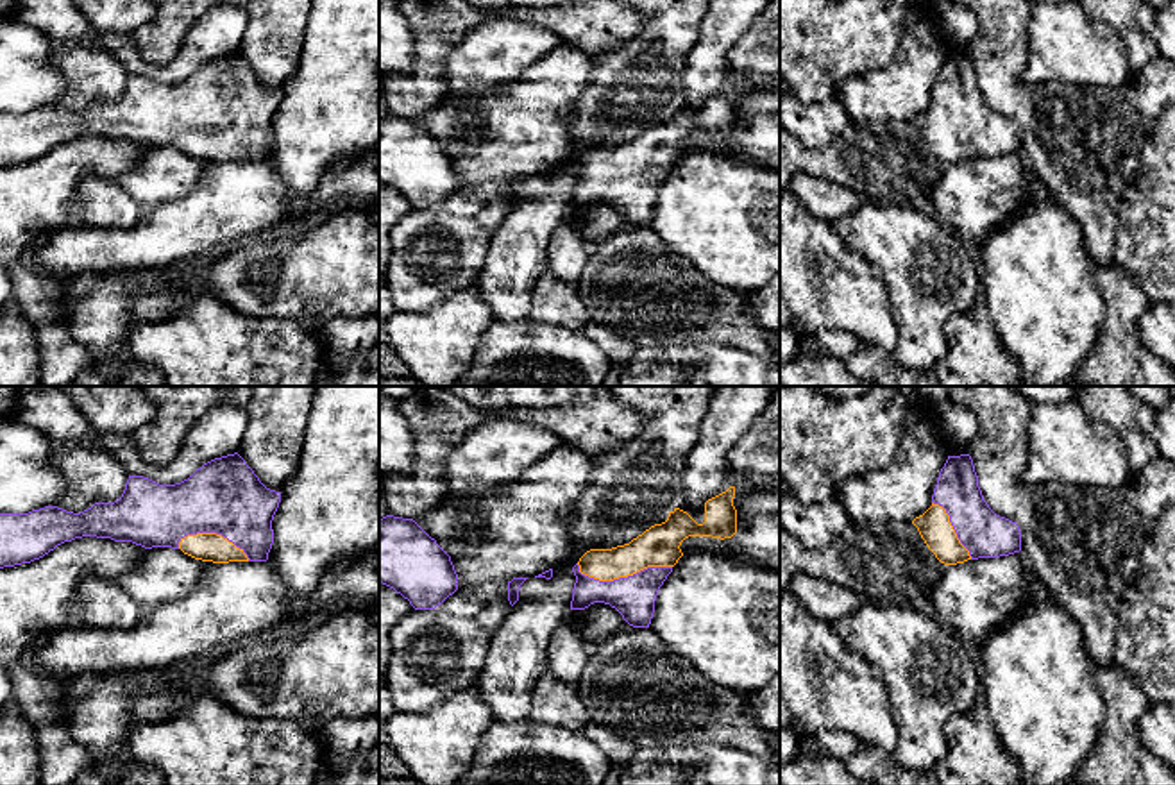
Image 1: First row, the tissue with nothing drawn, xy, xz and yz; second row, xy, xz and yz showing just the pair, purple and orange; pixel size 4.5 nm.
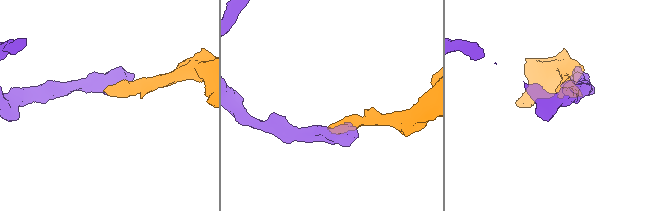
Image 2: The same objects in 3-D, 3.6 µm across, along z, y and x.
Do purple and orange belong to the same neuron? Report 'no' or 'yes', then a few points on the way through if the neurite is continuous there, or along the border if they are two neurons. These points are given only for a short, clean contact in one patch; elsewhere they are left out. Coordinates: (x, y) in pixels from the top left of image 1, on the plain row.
yes

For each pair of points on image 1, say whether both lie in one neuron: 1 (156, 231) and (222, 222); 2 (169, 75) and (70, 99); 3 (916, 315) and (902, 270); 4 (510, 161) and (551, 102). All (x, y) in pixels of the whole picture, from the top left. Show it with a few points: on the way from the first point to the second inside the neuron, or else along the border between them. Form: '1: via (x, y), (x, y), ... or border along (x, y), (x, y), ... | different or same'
1: via (172, 231), (206, 222) | same
2: border along (97, 47), (104, 47), (131, 74) | different
3: via (916, 304), (916, 285), (912, 281) | same
4: via (510, 147), (537, 117) | same

